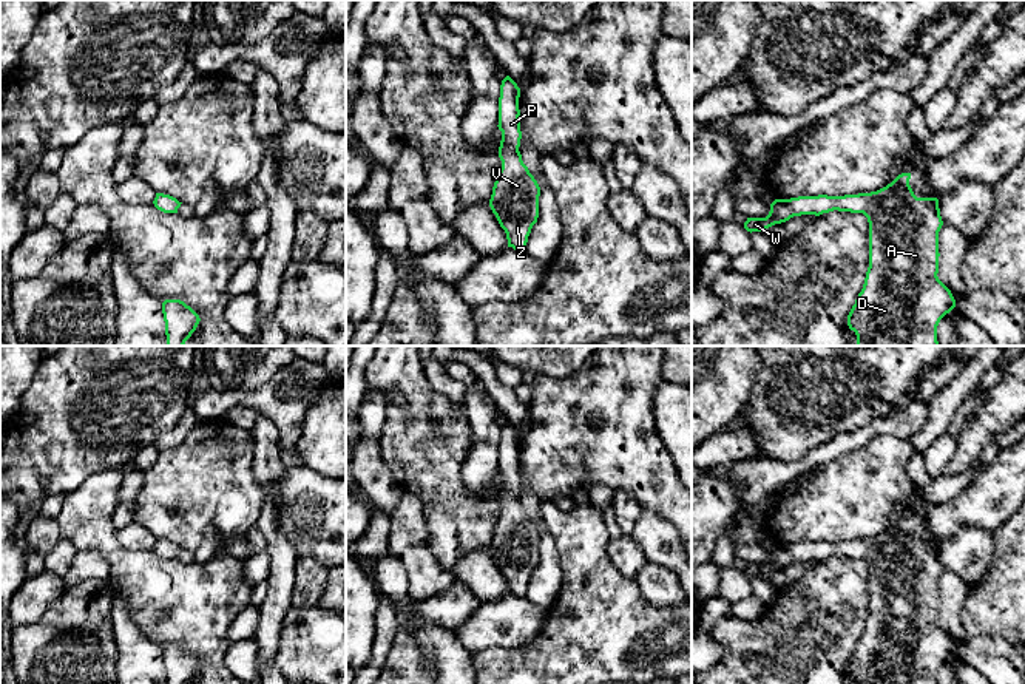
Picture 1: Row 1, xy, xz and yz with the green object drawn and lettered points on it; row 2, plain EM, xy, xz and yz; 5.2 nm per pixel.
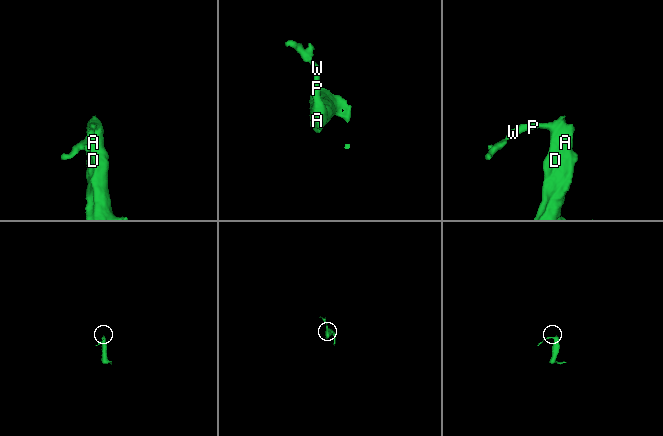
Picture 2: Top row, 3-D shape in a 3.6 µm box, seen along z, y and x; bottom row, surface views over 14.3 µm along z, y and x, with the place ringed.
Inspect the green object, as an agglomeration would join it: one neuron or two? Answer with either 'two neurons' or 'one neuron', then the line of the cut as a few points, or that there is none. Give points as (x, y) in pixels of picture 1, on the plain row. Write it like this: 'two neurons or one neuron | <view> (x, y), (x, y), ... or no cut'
one neuron | no cut

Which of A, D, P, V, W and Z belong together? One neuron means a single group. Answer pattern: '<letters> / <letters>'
A D P V W Z

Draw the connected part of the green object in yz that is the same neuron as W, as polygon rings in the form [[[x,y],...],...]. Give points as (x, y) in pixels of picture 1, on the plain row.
[[[911,519],[898,520],[886,533],[844,542],[798,542],[775,545],[766,564],[747,564],[747,577],[763,577],[793,562],[834,556],[863,559],[869,568],[869,613],[864,630],[847,661],[857,684],[937,684],[940,665],[956,653],[951,636],[939,625],[939,577],[943,571],[939,545],[917,543],[909,531]]]

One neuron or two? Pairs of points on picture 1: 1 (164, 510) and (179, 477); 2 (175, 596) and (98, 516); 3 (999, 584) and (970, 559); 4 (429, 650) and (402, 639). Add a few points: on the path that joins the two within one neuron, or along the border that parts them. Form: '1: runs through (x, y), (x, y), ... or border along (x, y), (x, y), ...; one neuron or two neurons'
1: runs through (172, 502), (179, 494), (179, 485); one neuron
2: runs through (152, 587), (104, 539); one neuron
3: border along (994, 536), (990, 570), (970, 587); two neurons
4: border along (408, 621), (416, 652), (431, 667); two neurons

